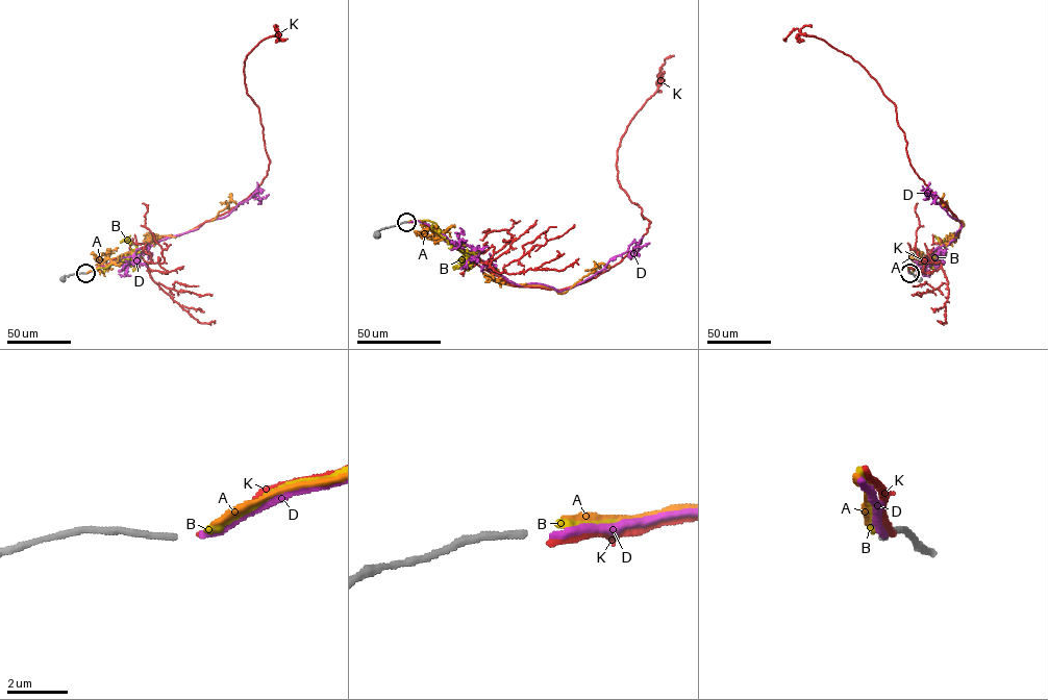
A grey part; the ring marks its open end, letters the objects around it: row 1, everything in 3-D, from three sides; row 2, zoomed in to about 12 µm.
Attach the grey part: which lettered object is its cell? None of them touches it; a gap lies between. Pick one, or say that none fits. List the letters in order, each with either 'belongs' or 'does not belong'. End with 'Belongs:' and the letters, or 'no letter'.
A: does not belong
B: does not belong
D: does not belong
K: does not belong
Belongs: no letter

